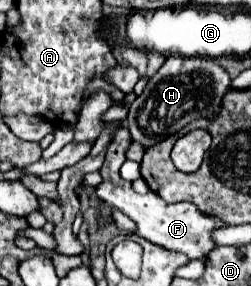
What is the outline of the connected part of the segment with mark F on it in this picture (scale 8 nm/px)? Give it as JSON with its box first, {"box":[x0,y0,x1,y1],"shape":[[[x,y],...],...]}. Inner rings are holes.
{"box":[95,126,227,260],"shape":[[[125,126],[119,128],[115,132],[113,142],[107,148],[107,154],[105,154],[105,162],[103,162],[103,168],[101,168],[103,182],[95,188],[97,198],[101,198],[103,202],[111,204],[113,208],[125,212],[137,224],[137,234],[141,238],[149,240],[151,244],[157,244],[157,246],[161,246],[165,250],[181,252],[181,254],[189,256],[189,260],[201,260],[201,258],[205,258],[217,246],[215,240],[213,240],[213,230],[225,228],[227,224],[221,224],[221,220],[217,220],[215,216],[209,216],[209,214],[201,212],[191,202],[179,202],[179,204],[167,206],[155,192],[137,194],[131,188],[131,182],[127,182],[127,180],[123,180],[119,176],[119,168],[125,162],[125,150],[129,148],[129,142],[131,142],[131,136],[129,136],[127,128]]]}

